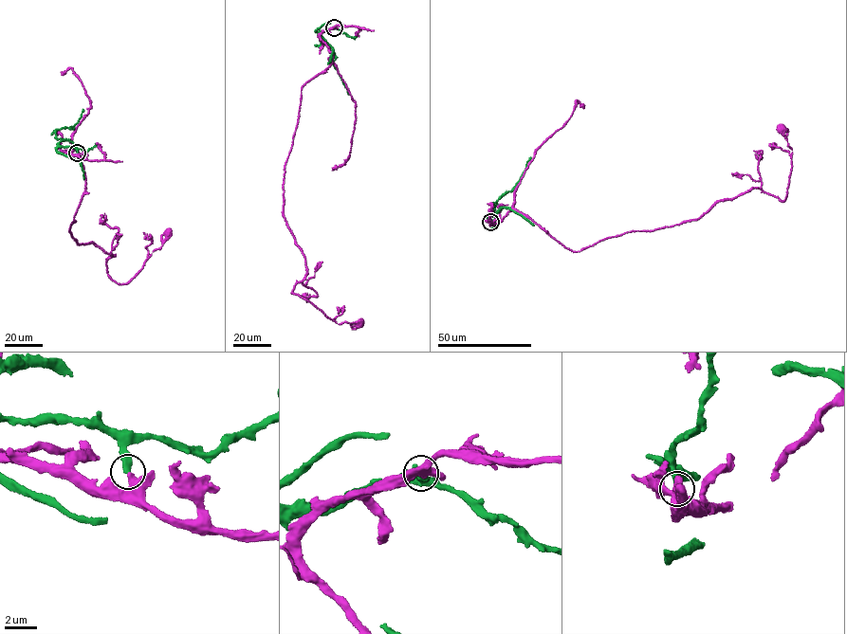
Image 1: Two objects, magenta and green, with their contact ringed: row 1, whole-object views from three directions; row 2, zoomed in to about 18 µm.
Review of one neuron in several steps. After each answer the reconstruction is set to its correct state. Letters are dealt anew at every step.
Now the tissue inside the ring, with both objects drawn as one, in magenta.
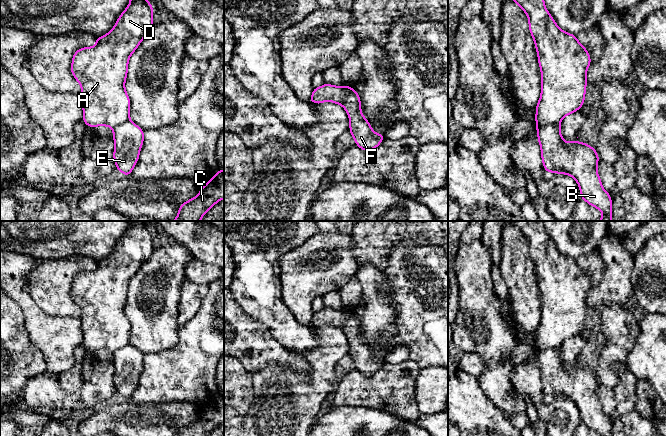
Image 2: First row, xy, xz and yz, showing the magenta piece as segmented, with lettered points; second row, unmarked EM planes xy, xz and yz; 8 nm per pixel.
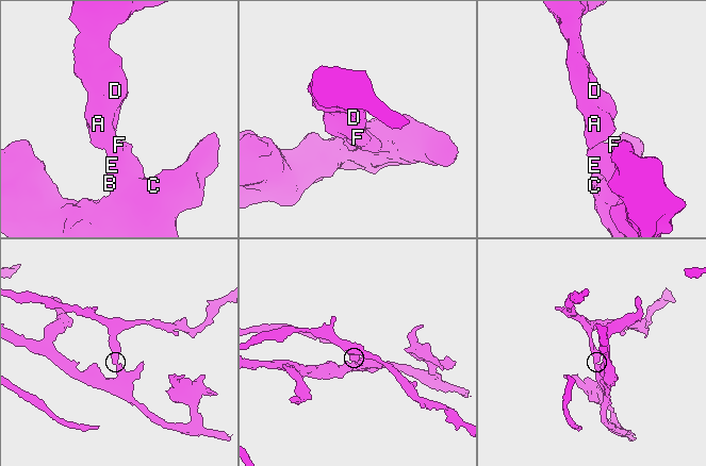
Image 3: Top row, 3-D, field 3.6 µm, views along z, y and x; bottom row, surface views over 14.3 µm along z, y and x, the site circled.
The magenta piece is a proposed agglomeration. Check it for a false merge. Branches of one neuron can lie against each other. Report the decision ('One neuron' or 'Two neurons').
Two neurons

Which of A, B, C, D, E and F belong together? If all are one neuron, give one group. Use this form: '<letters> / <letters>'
A D / B C E F

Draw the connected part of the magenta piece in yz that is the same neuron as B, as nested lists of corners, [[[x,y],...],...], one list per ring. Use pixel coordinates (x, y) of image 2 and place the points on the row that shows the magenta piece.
[[[560,123],[537,126],[541,158],[546,173],[572,176],[580,188],[581,199],[599,209],[603,217],[598,221],[612,221],[612,199],[602,187],[597,172],[599,156],[587,143],[564,142]]]

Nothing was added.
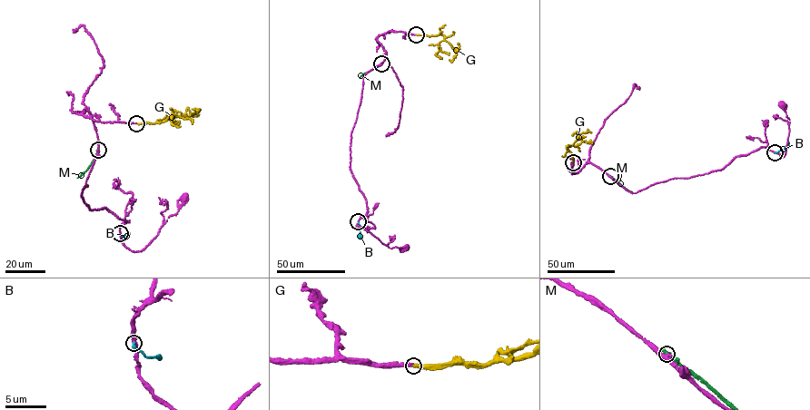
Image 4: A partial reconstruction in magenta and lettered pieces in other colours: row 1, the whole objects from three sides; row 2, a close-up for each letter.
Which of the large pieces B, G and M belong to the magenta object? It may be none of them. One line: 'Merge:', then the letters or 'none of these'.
Merge: G

